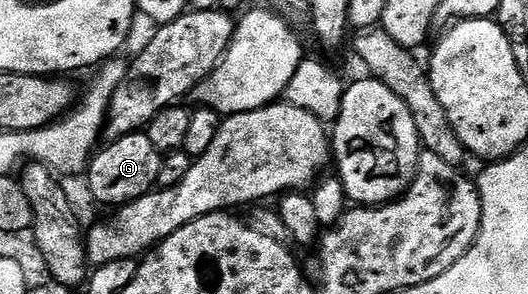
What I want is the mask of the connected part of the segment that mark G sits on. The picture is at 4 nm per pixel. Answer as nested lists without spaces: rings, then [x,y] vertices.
[[[146,131],[134,132],[120,140],[110,141],[106,146],[108,148],[100,147],[92,155],[85,173],[87,188],[97,203],[122,206],[141,198],[156,187],[164,157],[153,146],[153,142],[149,142]]]

